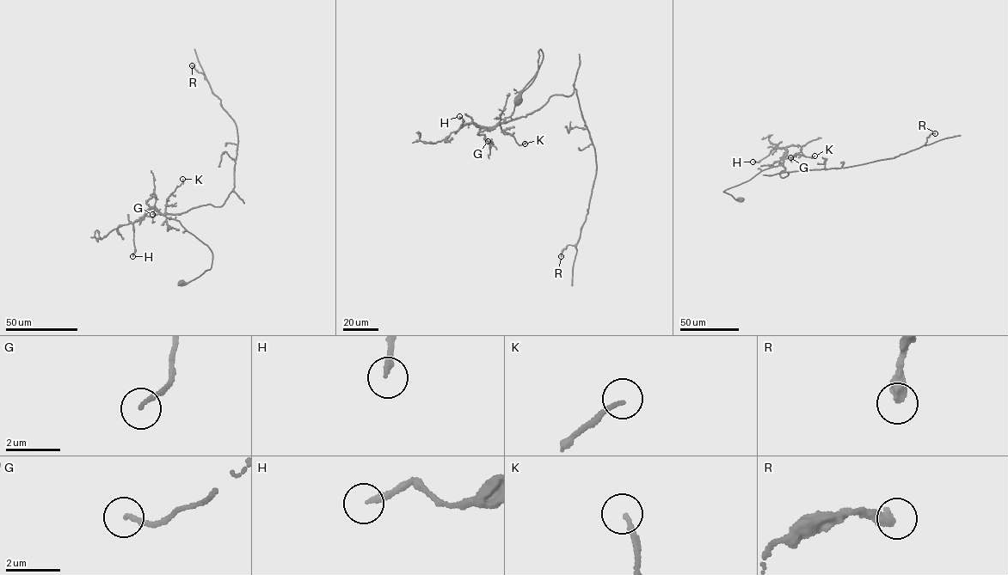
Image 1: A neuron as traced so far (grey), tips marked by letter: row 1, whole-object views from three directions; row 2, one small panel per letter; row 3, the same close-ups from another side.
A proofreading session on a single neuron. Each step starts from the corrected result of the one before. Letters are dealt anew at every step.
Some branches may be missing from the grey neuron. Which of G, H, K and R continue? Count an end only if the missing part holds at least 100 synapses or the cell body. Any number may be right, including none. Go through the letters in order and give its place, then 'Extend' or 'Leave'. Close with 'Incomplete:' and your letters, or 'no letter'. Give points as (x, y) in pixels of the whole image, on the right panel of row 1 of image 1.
G: Place: (790, 157). Leave
H: Place: (752, 162). Leave
K: Place: (814, 155). Leave
R: Place: (935, 133). Leave
Incomplete: no letter

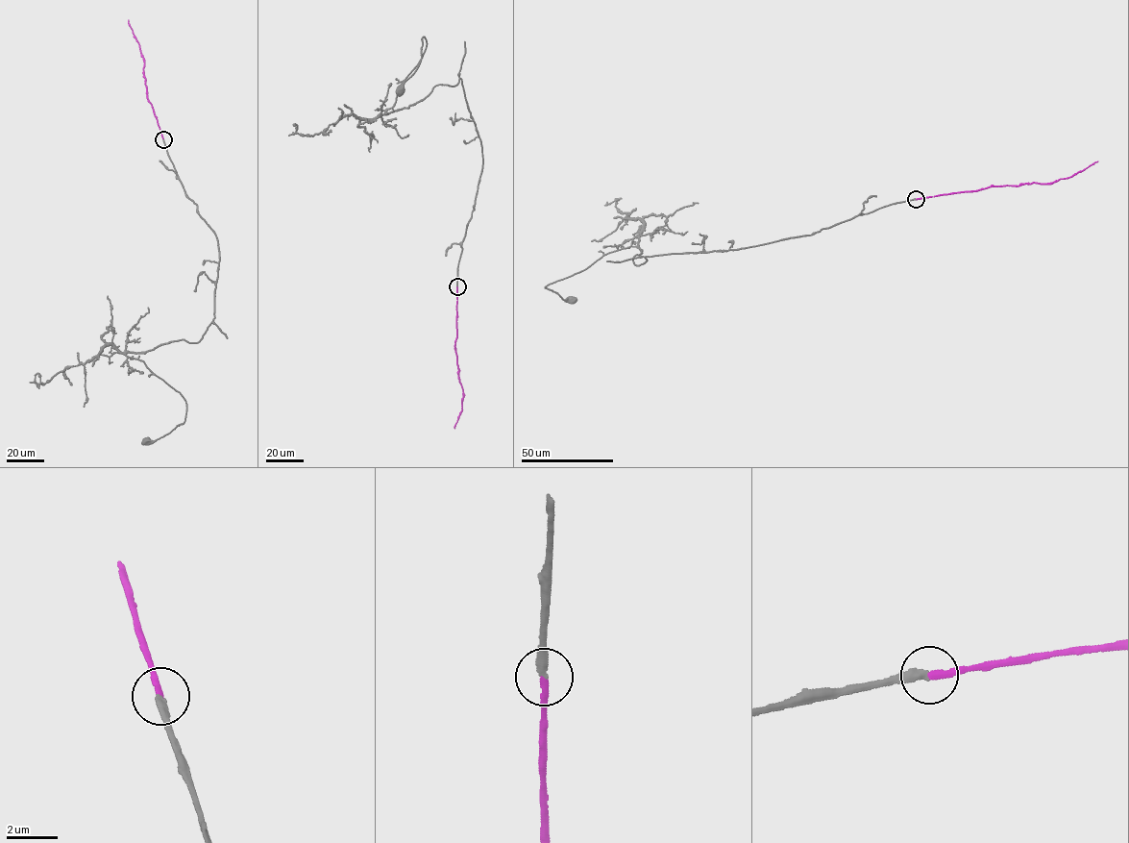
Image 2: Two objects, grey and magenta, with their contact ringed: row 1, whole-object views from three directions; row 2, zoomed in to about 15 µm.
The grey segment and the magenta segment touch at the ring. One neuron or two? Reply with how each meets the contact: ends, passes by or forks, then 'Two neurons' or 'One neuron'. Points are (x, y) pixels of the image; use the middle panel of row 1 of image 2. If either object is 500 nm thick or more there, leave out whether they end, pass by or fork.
At the ring grey ends. At the ring magenta ends. One neuron

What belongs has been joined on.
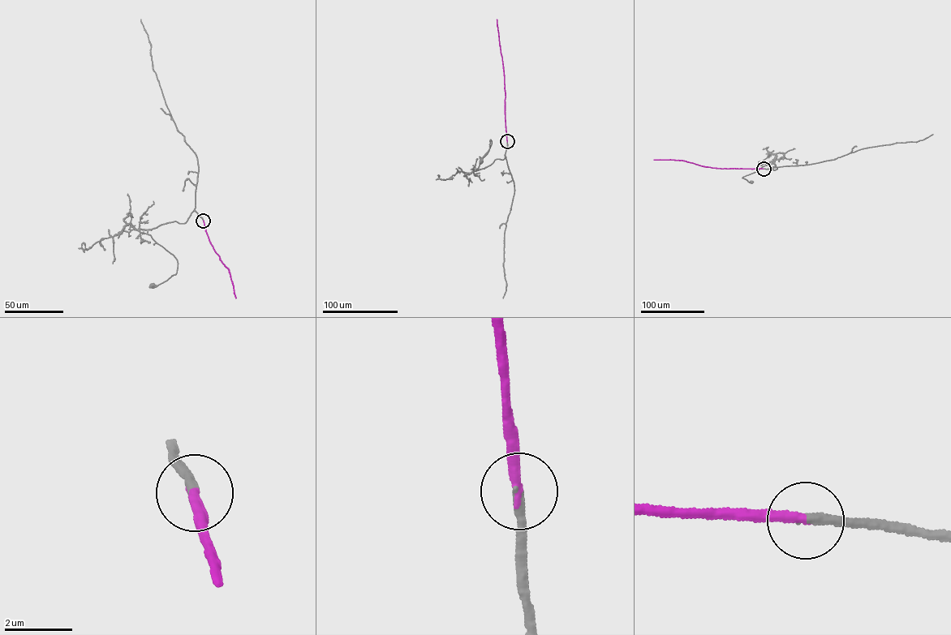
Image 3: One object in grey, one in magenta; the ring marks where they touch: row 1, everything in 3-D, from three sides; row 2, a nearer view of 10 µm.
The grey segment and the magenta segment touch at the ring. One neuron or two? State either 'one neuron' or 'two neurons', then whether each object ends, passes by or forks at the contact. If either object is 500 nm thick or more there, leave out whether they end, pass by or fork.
one neuron; grey ends there; magenta ends there

